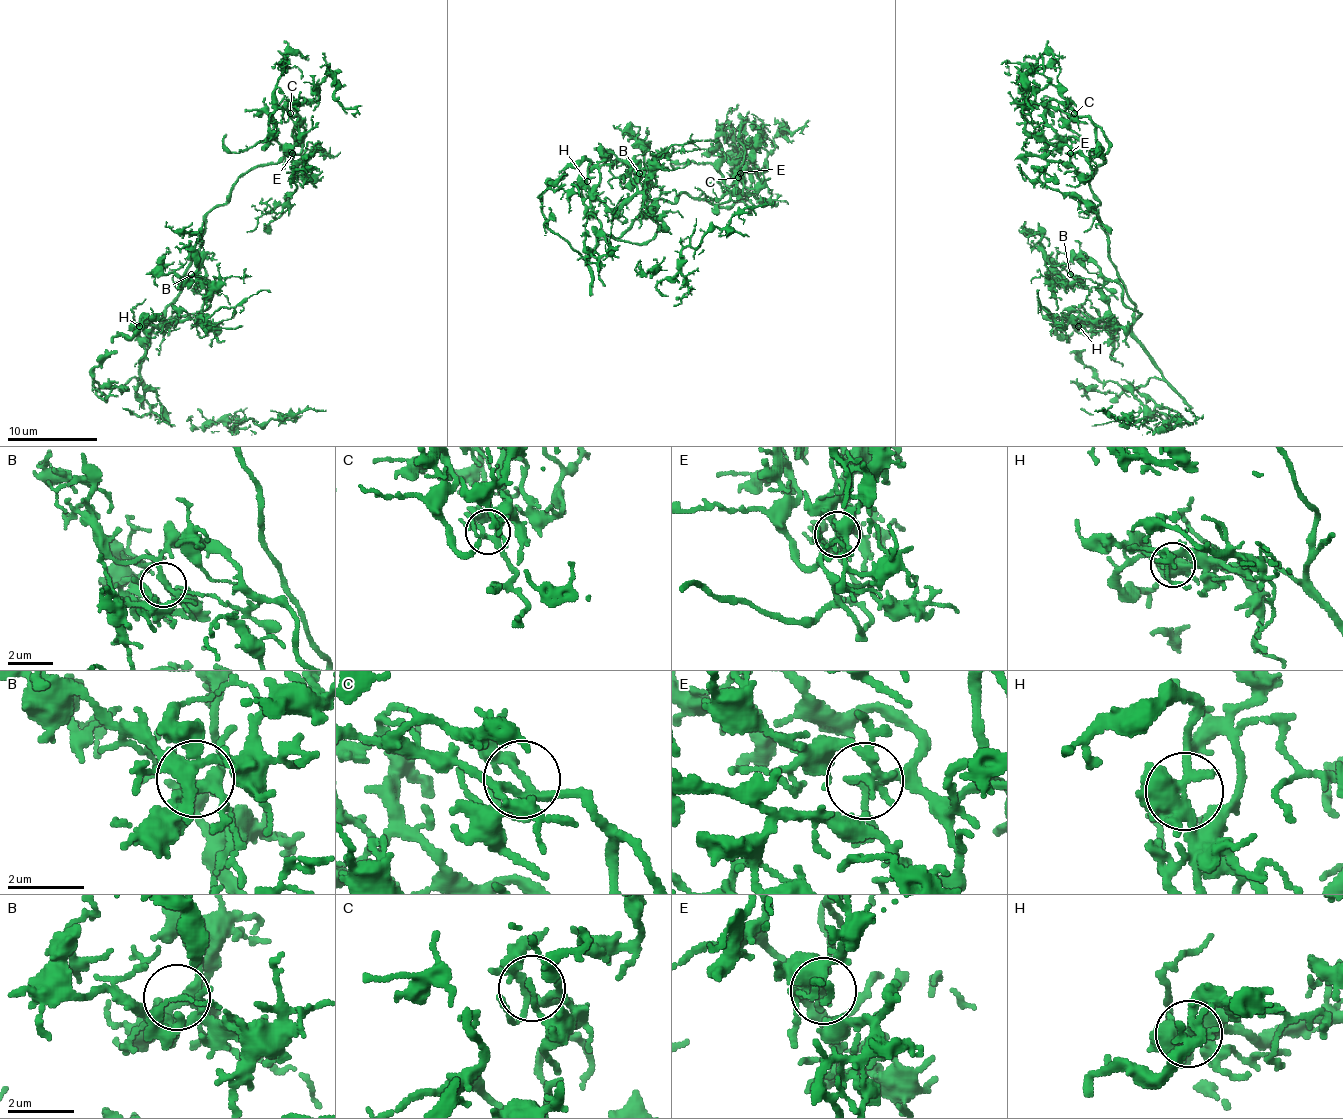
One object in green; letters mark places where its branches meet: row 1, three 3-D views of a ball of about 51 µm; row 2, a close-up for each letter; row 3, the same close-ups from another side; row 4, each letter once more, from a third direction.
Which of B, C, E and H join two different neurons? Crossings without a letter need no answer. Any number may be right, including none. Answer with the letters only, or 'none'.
none

